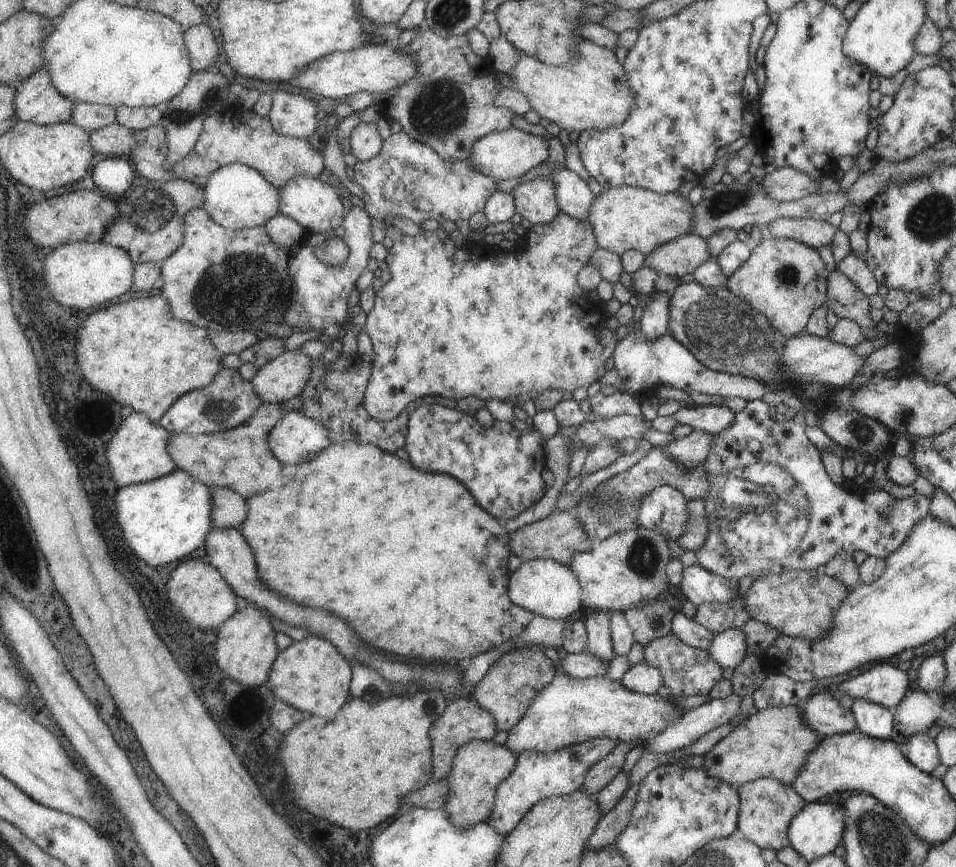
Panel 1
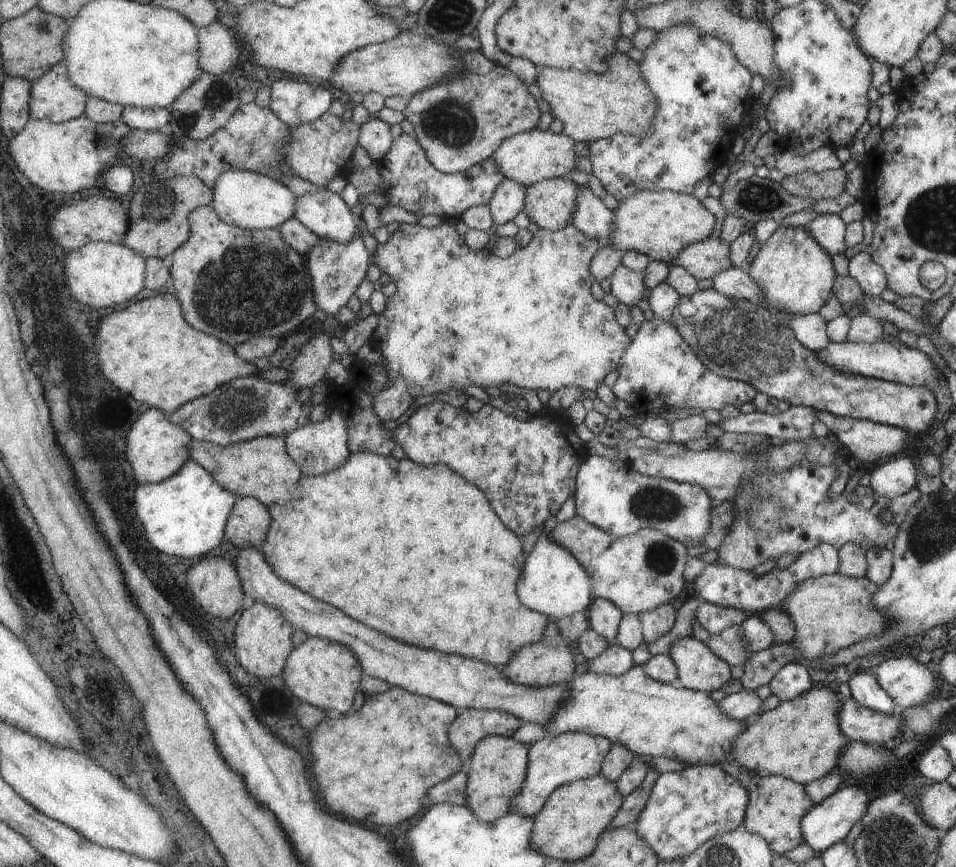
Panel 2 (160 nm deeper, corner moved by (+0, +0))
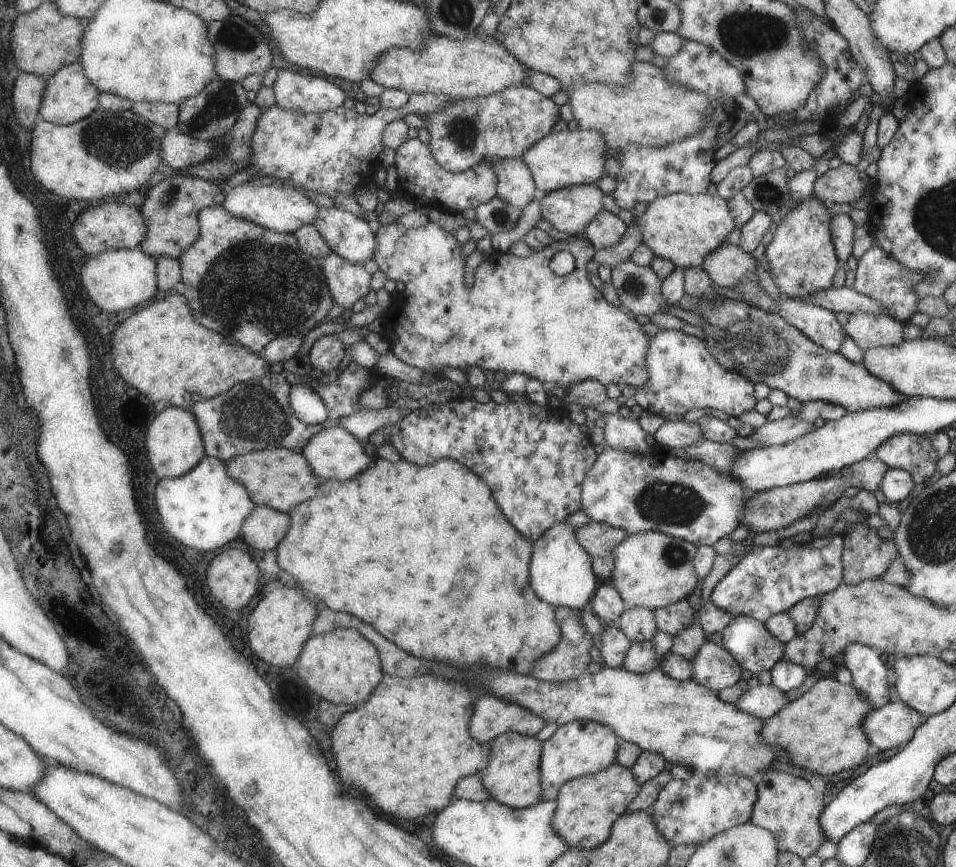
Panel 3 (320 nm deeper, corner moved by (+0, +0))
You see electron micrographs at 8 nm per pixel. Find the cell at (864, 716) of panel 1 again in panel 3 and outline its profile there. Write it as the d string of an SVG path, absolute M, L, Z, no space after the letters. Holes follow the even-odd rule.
M849 644L842 652L845 667L851 673L851 684L872 707L880 708L891 699L888 660L875 648Z

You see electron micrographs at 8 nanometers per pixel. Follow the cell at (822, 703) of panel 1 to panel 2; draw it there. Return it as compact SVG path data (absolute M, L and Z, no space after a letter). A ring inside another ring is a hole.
M851 697L839 700L837 728L848 740L861 740L865 744L884 746L897 735L901 722L898 714L879 714L857 705Z

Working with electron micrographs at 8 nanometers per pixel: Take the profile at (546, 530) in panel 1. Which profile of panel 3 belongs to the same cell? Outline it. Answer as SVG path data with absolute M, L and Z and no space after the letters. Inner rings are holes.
M590 521L574 528L573 536L575 542L587 552L595 576L609 578L613 571L613 548L626 538L625 532L621 528L611 528L604 523Z

